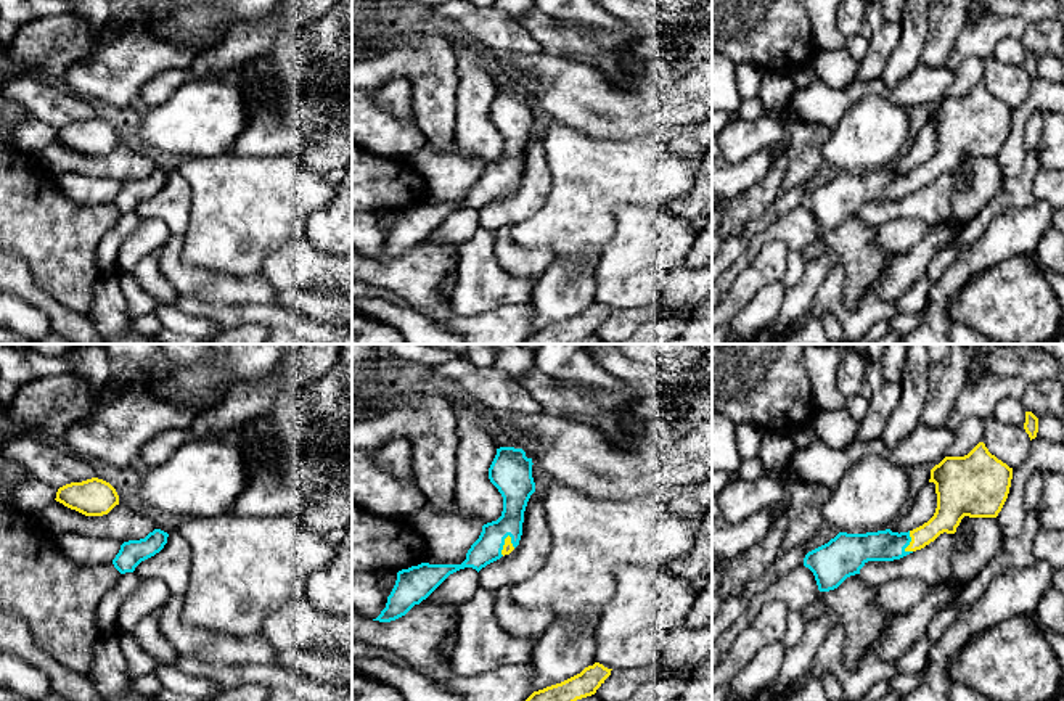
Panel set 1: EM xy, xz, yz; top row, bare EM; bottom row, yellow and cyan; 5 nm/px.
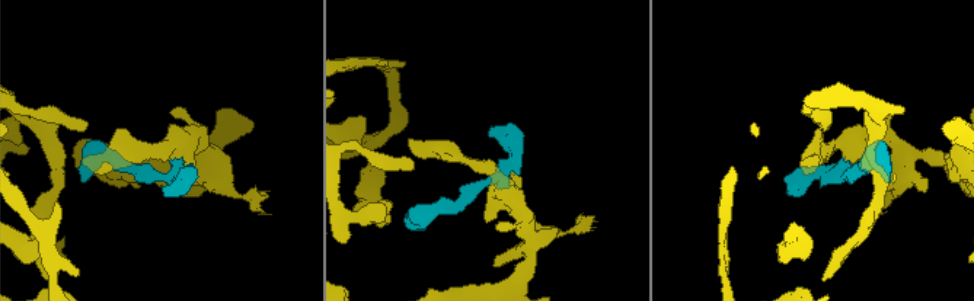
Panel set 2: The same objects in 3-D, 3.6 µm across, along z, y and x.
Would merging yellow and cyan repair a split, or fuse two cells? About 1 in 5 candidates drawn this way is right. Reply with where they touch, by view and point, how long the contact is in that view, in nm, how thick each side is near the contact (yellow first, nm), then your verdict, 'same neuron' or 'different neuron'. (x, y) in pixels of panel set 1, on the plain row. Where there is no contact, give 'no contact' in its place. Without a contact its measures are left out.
contact xz (503, 185); length 120 nm; calibres 50 and 140 nm; same neuron

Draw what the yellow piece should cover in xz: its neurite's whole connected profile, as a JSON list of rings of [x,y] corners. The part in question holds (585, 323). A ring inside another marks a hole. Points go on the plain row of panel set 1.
[[[595,302],[561,323],[534,331],[521,344],[574,344],[577,339],[595,334],[611,315],[611,310],[612,309]]]

